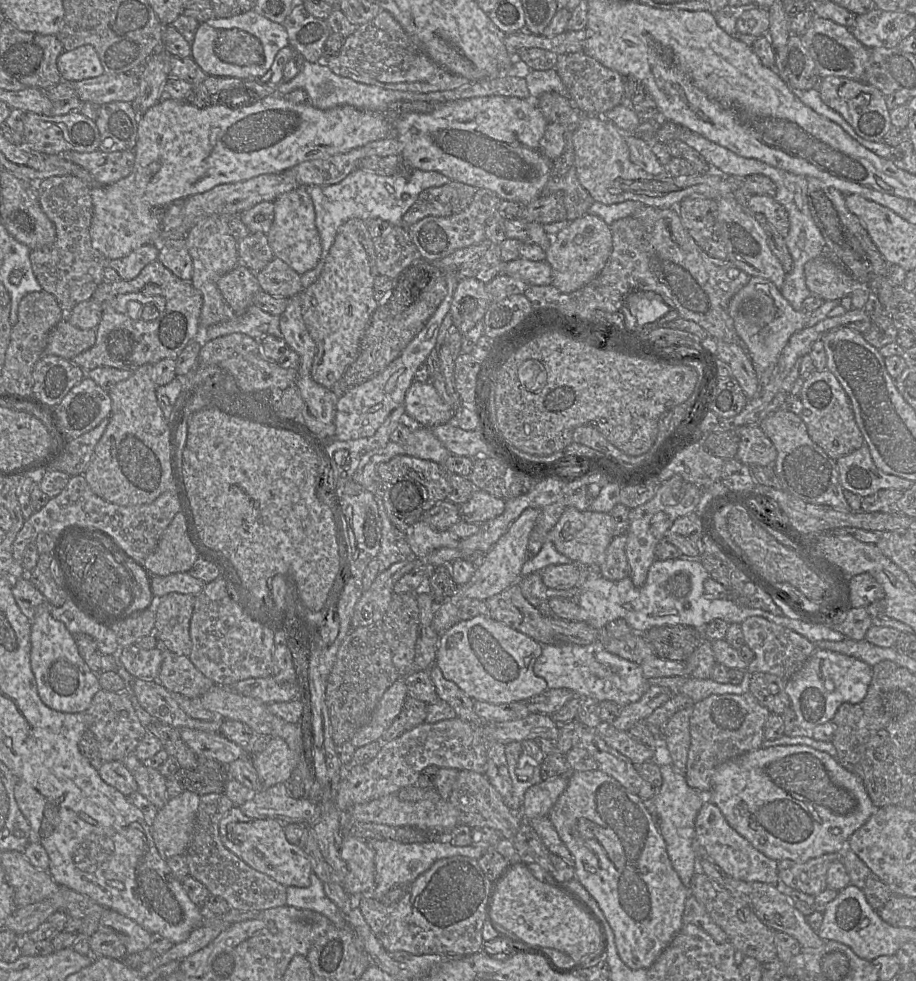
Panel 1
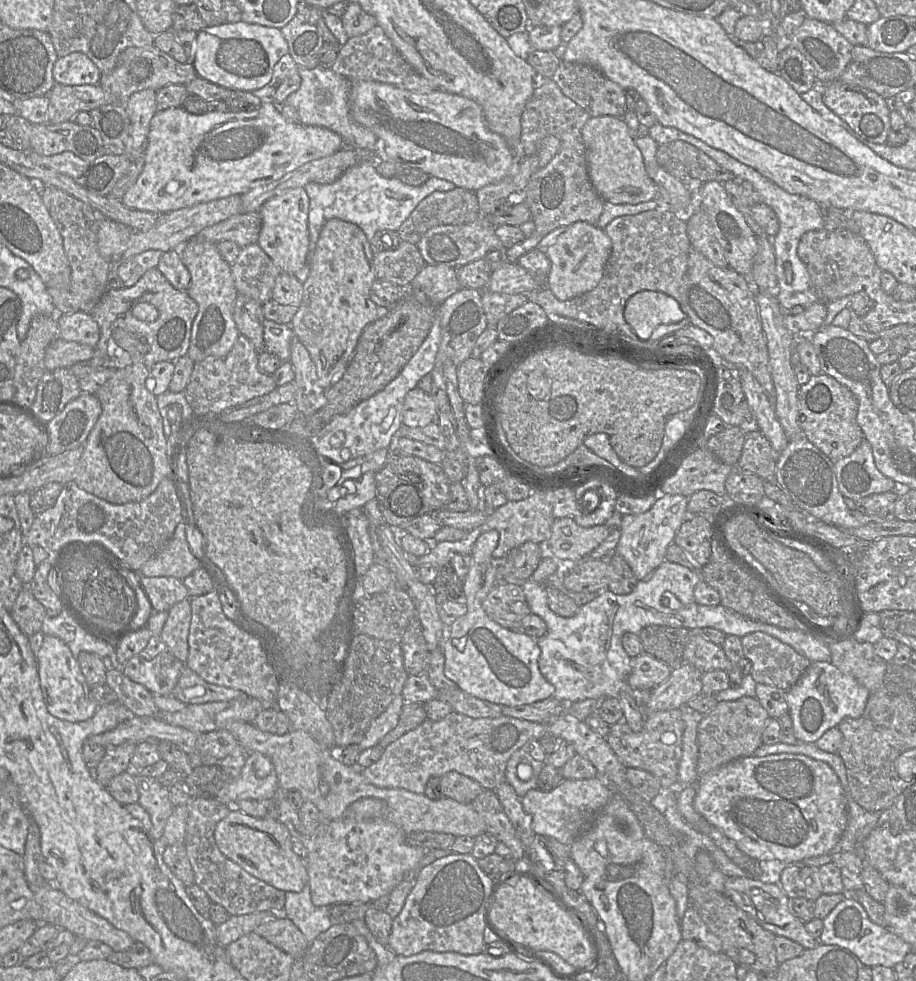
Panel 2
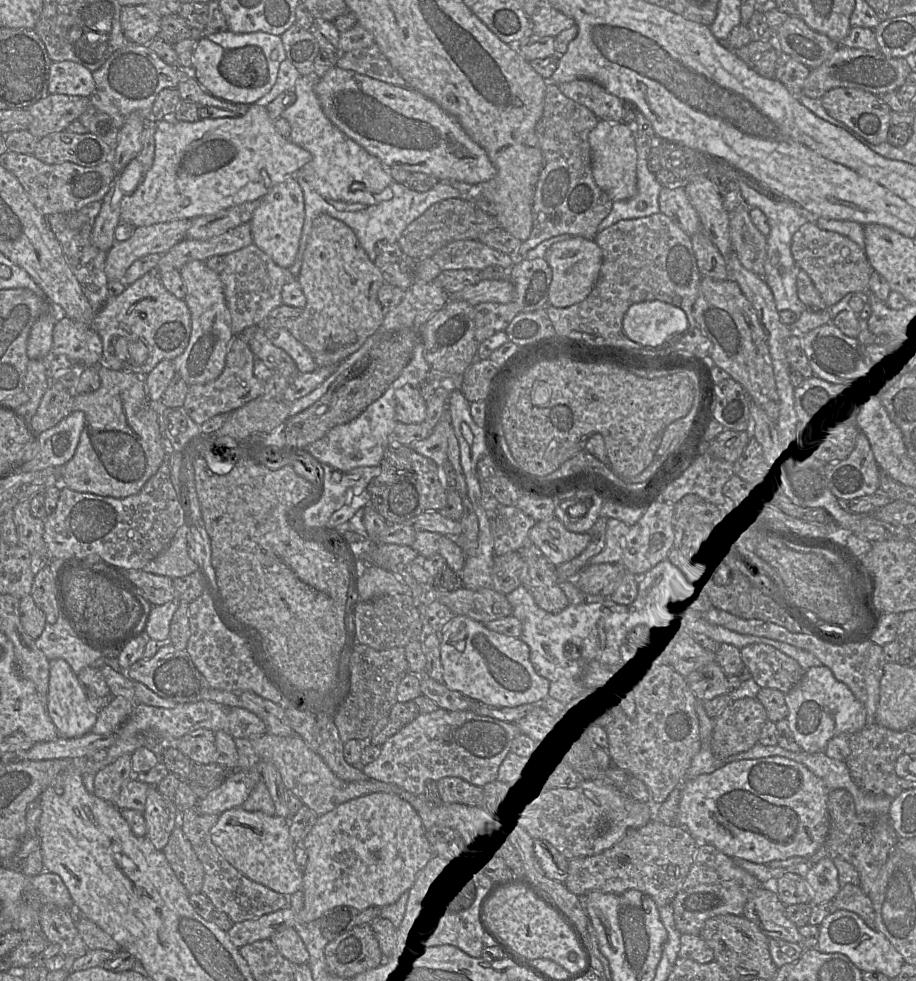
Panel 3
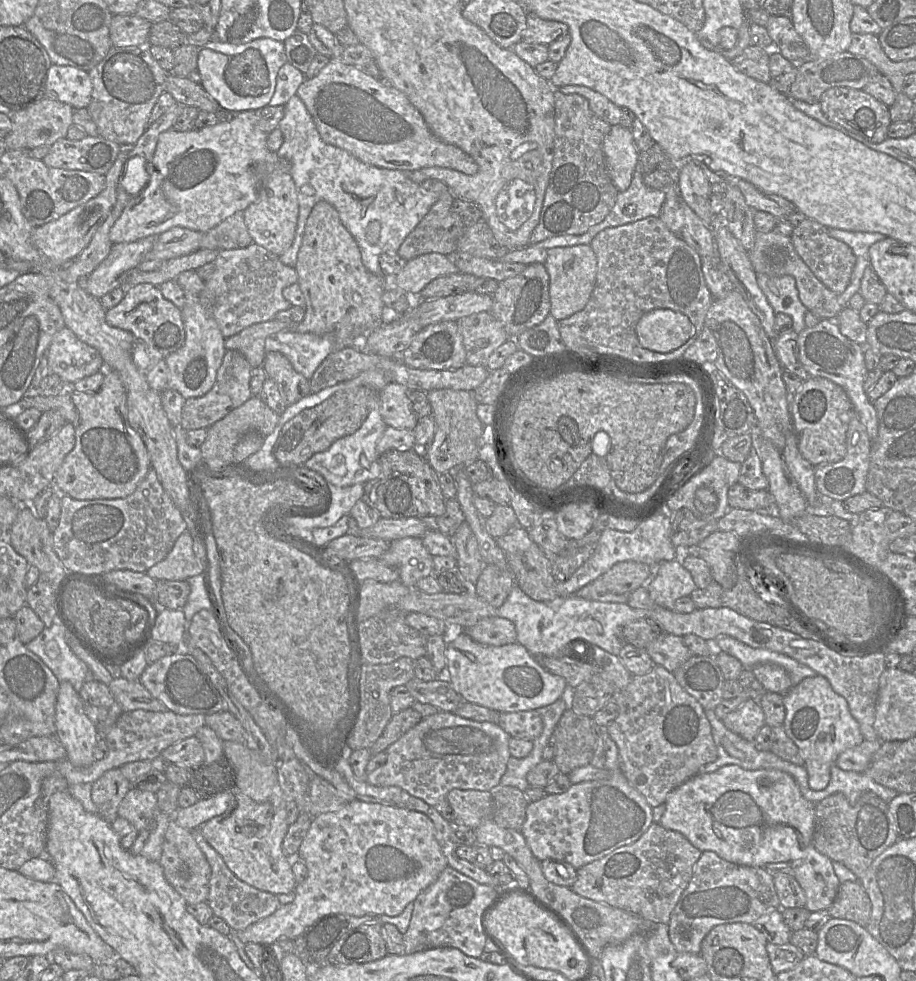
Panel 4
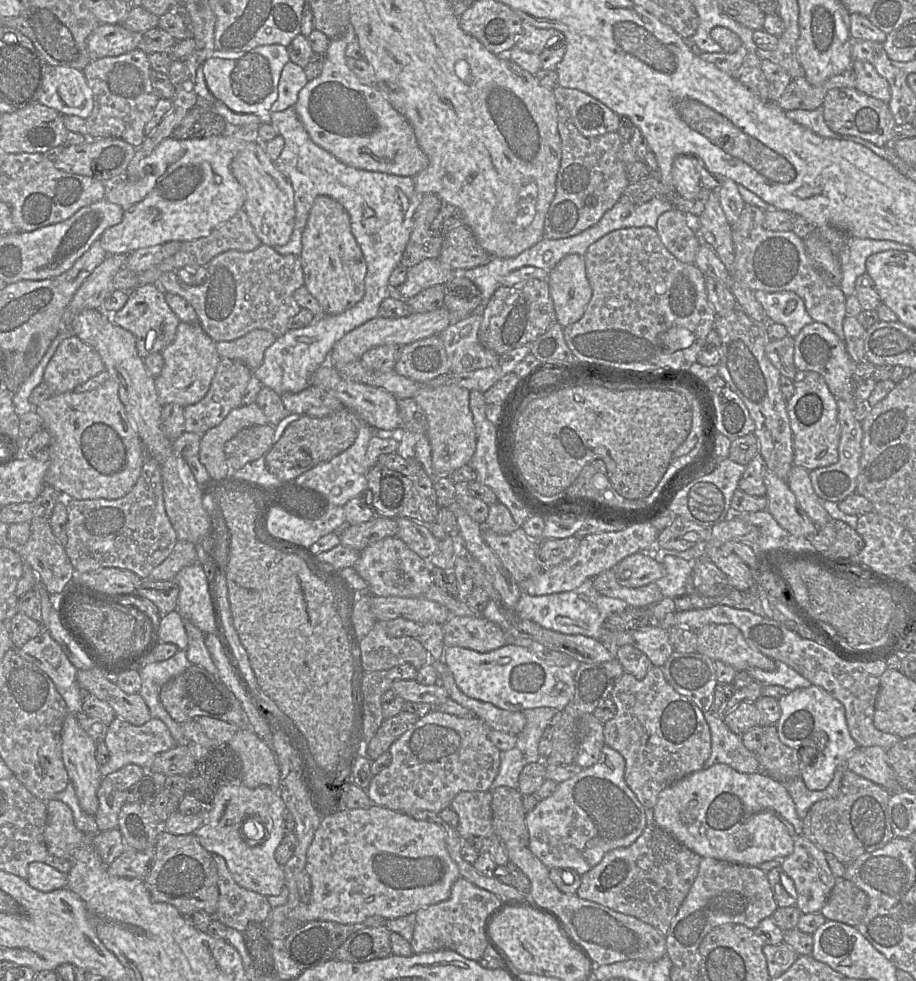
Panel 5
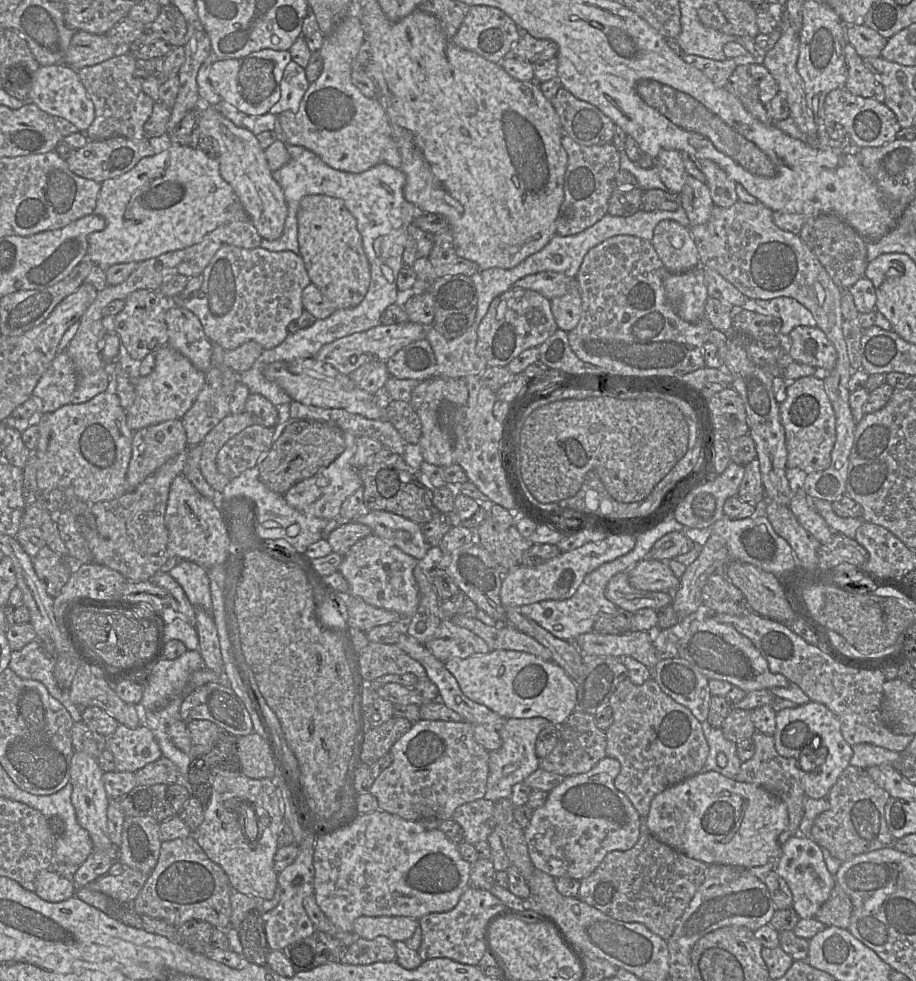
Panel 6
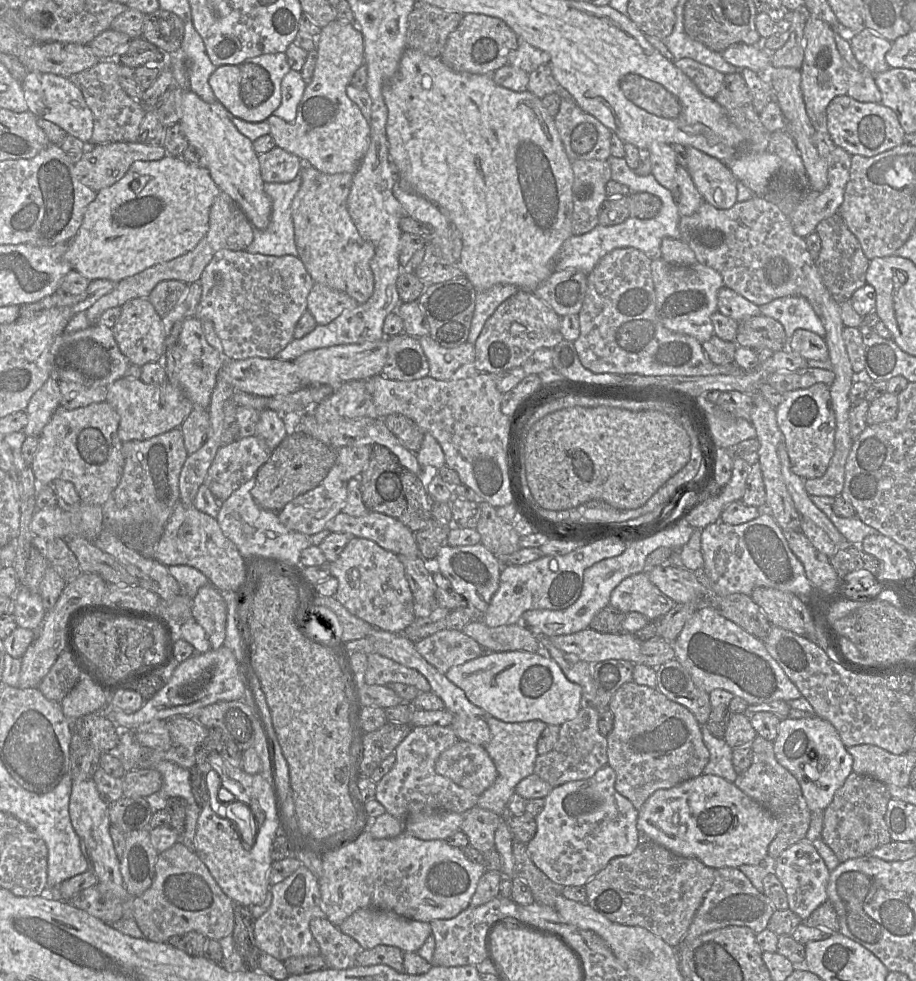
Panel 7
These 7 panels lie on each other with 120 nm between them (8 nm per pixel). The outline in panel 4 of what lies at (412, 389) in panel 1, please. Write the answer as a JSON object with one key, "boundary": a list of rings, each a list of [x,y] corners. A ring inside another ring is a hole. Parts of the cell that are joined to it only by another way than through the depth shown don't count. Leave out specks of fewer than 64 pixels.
{"boundary":[[[390,382],[379,392],[380,414],[387,427],[413,430],[418,423],[408,389],[398,383]]]}

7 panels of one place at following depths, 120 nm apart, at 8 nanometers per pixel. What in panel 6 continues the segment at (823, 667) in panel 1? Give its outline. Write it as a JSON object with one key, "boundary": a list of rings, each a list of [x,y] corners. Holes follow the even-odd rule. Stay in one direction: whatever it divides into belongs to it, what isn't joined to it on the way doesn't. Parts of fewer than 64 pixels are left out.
{"boundary":[[[814,701],[777,712],[774,742],[778,754],[798,759],[801,785],[805,795],[813,799],[827,796],[840,774],[850,765],[853,756],[853,748],[842,736],[836,715],[825,705]],[[809,744],[815,750],[811,756],[812,763],[815,763],[815,769],[806,772],[801,768],[799,755],[805,748],[810,747]]]}

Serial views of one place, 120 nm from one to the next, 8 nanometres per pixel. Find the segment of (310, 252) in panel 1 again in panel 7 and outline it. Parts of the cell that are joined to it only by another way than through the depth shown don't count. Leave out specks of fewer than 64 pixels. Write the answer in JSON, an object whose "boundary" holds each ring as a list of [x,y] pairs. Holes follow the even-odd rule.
{"boundary":[[[177,89],[177,104],[180,107],[179,123],[182,131],[189,145],[192,145],[203,159],[203,167],[208,169],[215,184],[236,202],[253,227],[259,230],[267,228],[271,219],[272,201],[264,191],[265,182],[261,177],[258,154],[254,151],[253,142],[237,130],[228,116],[228,111],[218,101],[208,103],[189,89]]]}

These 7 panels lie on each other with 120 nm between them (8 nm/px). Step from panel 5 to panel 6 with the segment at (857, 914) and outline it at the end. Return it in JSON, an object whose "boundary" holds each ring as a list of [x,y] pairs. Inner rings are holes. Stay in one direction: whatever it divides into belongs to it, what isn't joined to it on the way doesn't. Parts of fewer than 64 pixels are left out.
{"boundary":[[[835,884],[828,899],[819,908],[814,918],[826,927],[848,929],[852,911],[851,899],[839,885]]]}

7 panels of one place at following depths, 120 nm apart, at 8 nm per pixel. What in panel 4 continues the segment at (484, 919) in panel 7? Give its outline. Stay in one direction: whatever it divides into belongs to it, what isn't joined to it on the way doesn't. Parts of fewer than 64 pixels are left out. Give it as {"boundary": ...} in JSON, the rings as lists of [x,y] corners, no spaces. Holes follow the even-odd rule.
{"boundary":[[[447,866],[436,881],[414,900],[410,924],[403,934],[405,954],[438,947],[453,947],[467,956],[480,958],[488,938],[484,928],[484,915],[498,897],[499,890],[480,884]]]}

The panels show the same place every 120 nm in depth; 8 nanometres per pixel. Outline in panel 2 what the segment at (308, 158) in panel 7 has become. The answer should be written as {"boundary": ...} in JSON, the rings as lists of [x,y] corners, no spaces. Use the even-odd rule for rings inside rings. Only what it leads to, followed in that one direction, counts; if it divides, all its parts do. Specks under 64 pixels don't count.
{"boundary":[[[354,81],[351,85],[352,118],[371,130],[382,142],[382,156],[398,166],[418,168],[430,176],[452,182],[456,187],[476,192],[512,173],[515,155],[505,139],[490,130],[482,107],[475,101],[444,90],[418,93],[374,81]]]}

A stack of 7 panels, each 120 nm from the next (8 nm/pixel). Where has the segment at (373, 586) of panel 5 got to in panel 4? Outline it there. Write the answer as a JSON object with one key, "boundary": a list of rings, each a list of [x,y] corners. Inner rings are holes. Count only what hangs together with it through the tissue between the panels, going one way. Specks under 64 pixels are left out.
{"boundary":[[[406,537],[392,541],[379,559],[395,568],[399,573],[399,581],[409,588],[415,588],[420,579],[434,574],[433,556],[421,538]]]}

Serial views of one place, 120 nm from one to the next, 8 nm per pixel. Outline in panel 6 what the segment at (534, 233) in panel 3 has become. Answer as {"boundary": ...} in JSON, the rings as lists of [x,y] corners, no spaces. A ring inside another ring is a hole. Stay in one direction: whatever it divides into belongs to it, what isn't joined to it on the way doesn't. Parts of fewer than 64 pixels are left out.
{"boundary":[[[564,134],[561,139],[568,163],[564,177],[564,200],[556,219],[556,235],[571,236],[591,227],[607,214],[609,199],[620,171],[620,152],[614,144],[583,146]]]}

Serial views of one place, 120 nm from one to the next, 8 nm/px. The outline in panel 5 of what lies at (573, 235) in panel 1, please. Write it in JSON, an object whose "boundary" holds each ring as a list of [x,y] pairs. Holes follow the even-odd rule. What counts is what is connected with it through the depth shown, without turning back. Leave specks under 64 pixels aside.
{"boundary":[[[584,256],[563,257],[549,272],[548,285],[557,322],[563,328],[577,322],[592,296]]]}

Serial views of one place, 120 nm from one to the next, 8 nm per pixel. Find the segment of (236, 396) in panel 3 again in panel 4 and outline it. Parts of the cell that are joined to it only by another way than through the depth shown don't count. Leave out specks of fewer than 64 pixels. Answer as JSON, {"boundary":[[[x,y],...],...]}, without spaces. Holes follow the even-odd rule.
{"boundary":[[[226,350],[213,387],[201,397],[185,400],[180,423],[182,428],[186,431],[200,428],[208,429],[250,399],[253,396],[250,390],[251,369],[251,365],[240,352]]]}

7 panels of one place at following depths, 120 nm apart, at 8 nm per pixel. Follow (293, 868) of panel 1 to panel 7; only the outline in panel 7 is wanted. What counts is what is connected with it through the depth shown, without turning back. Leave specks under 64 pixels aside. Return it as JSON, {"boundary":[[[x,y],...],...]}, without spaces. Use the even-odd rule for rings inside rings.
{"boundary":[[[213,751],[203,763],[203,778],[207,781],[206,802],[202,807],[196,825],[194,838],[195,852],[200,860],[206,865],[210,874],[222,889],[222,891],[235,903],[246,907],[262,904],[270,888],[268,872],[270,870],[271,846],[279,826],[277,810],[277,791],[274,793],[267,781],[261,774],[247,774],[241,768],[233,766],[228,756]],[[240,801],[246,804],[252,813],[252,819],[258,824],[258,833],[252,846],[246,842],[235,828],[232,821],[226,818],[226,803]]]}

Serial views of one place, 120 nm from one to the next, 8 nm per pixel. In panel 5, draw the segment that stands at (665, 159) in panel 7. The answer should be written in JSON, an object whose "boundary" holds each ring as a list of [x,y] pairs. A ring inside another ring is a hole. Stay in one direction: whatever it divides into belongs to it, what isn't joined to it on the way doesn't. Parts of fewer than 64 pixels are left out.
{"boundary":[[[677,156],[672,165],[672,184],[674,193],[685,199],[695,197],[702,188],[700,175],[696,169],[694,156]]]}

